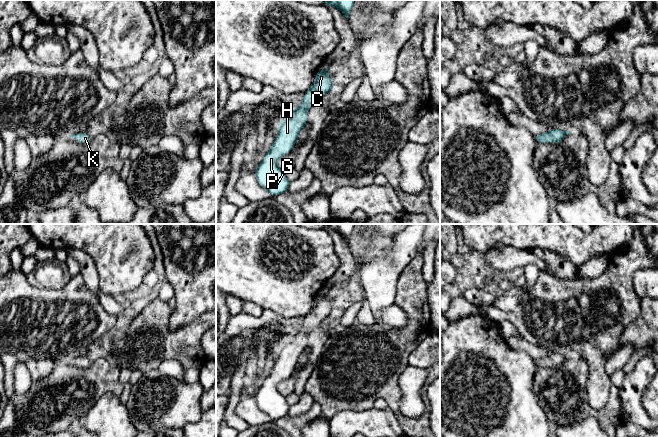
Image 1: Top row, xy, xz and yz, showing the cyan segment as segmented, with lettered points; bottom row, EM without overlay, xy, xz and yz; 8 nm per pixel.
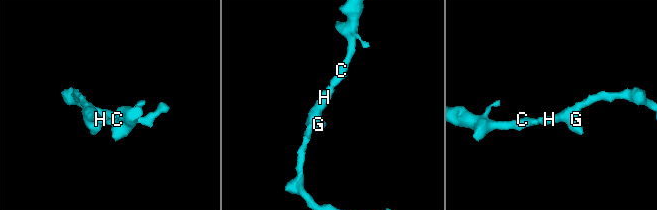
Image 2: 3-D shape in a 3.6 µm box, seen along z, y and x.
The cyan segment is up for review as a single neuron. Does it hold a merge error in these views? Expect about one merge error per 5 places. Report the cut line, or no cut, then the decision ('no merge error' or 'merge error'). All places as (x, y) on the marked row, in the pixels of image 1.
no cut | no merge error

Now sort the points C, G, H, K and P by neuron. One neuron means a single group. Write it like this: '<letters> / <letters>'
C G H K P

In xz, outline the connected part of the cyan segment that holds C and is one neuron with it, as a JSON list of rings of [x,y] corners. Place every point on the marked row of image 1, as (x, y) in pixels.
[[[329,67],[316,72],[315,83],[305,92],[302,106],[295,107],[292,115],[285,117],[278,124],[279,132],[274,143],[254,171],[260,186],[272,196],[288,192],[290,184],[285,172],[277,165],[278,159],[292,151],[301,130],[307,123],[307,110],[319,103],[326,93],[335,89],[327,74]]]

